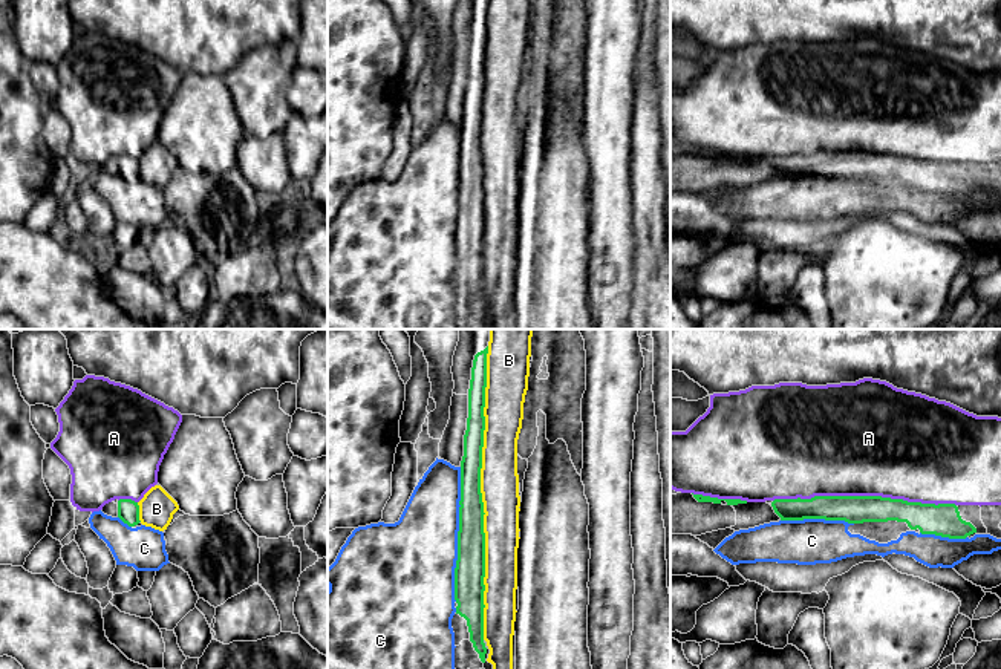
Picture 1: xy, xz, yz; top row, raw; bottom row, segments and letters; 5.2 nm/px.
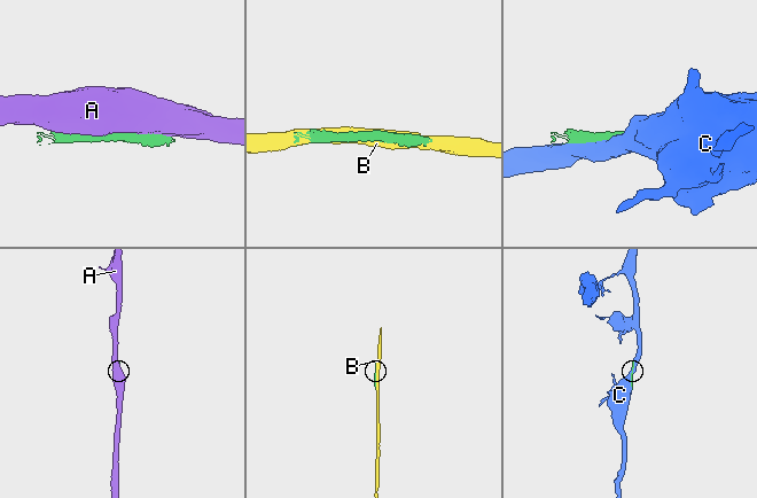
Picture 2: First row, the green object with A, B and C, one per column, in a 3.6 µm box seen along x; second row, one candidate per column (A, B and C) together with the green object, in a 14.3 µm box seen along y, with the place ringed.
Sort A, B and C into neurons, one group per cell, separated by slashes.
A / B / C

